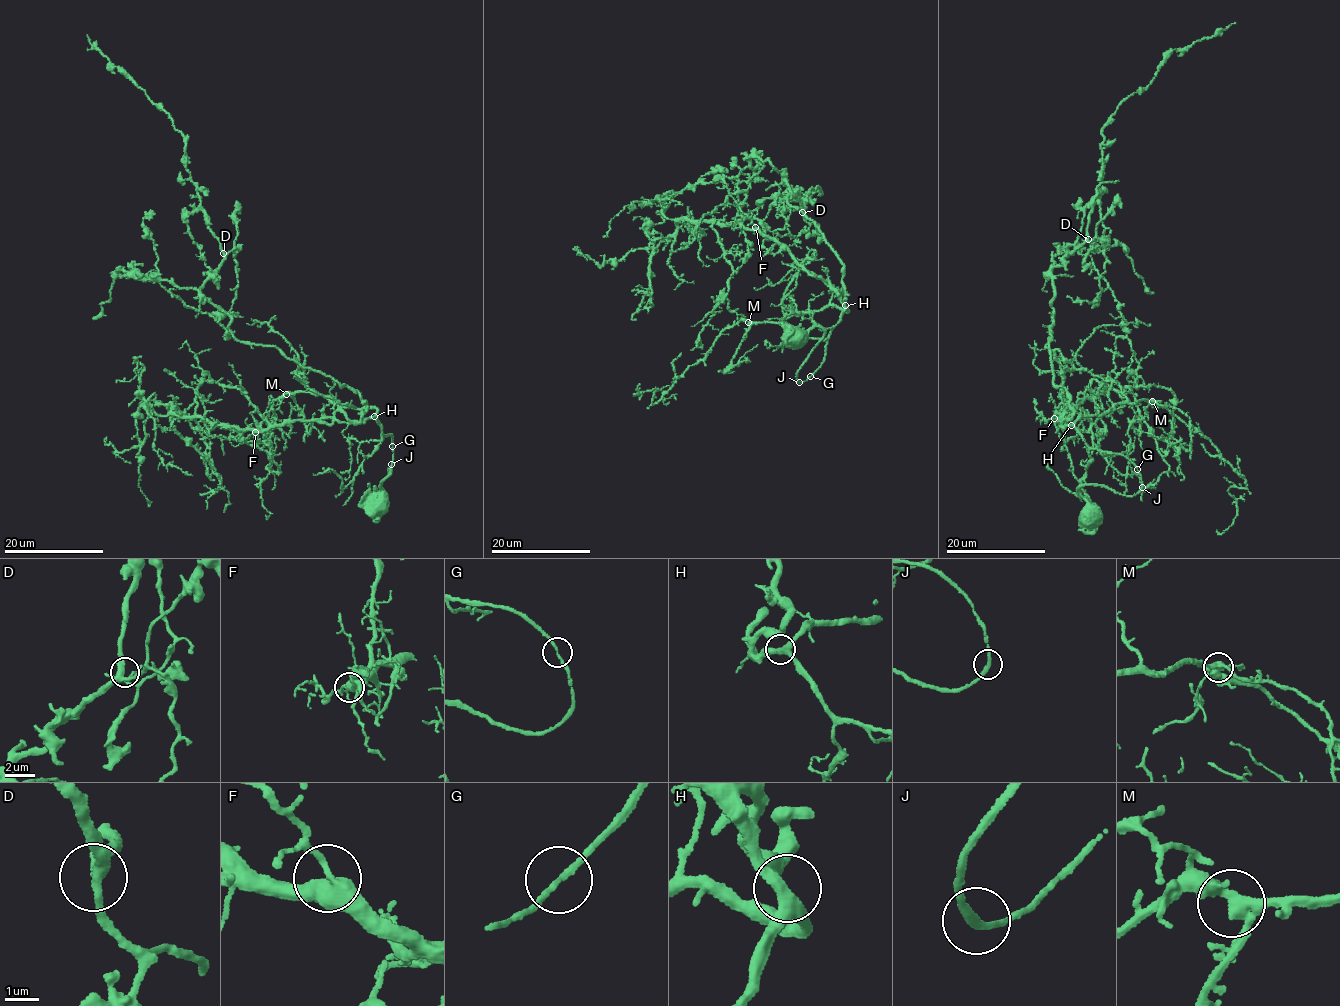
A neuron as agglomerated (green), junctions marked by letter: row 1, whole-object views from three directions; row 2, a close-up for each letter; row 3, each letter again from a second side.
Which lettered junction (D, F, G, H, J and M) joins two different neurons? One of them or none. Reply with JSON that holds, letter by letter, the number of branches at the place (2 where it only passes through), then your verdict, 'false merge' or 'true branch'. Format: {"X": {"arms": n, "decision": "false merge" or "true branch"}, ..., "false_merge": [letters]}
{"D": {"arms": 3, "decision": "true branch"}, "F": {"arms": 3, "decision": "true branch"}, "G": {"arms": 2, "decision": "true branch"}, "H": {"arms": 3, "decision": "true branch"}, "J": {"arms": 2, "decision": "true branch"}, "M": {"arms": 3, "decision": "true branch"}, "false_merge": []}

